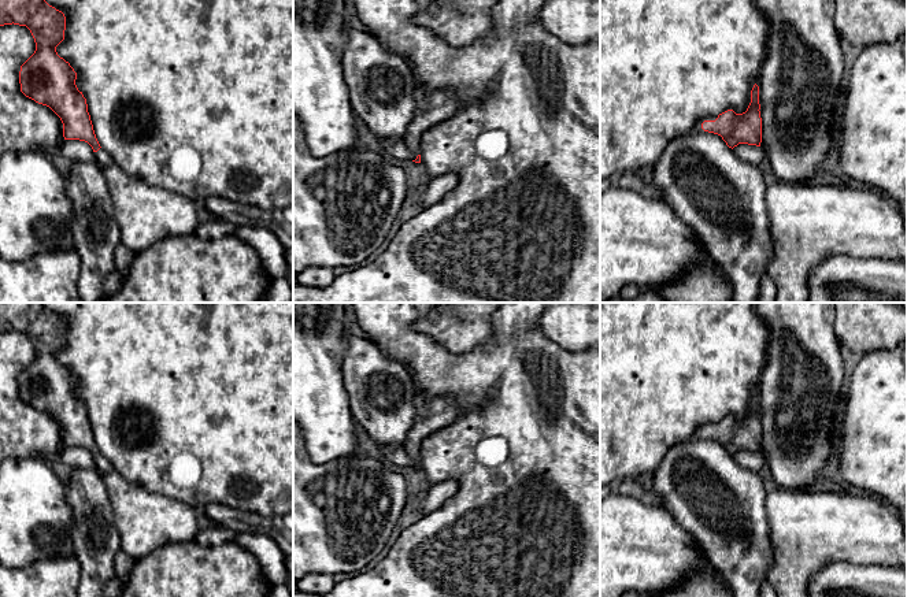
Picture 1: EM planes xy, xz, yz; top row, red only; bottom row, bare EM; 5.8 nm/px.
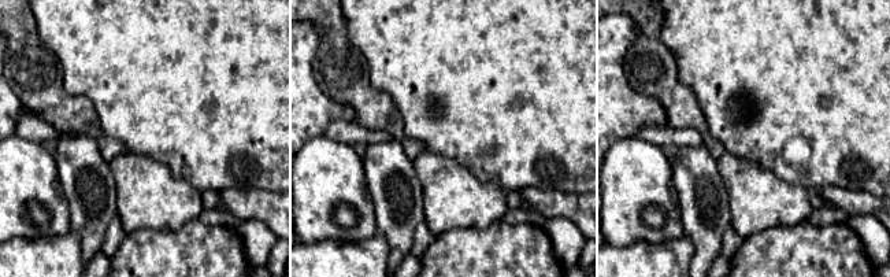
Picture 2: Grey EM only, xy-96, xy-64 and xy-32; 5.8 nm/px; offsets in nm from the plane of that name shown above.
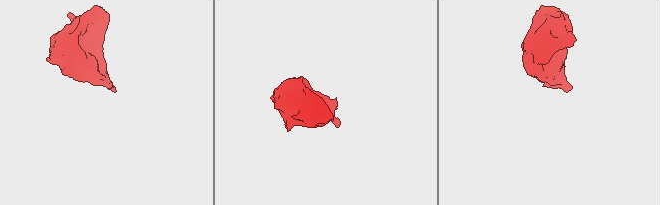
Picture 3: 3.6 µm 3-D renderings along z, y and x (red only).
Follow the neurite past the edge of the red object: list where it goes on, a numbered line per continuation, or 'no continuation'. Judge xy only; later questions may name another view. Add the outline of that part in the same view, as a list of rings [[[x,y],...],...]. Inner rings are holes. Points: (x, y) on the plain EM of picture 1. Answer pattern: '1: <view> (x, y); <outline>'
1: xy (103, 466); [[[100,455],[97,459],[95,459],[95,467],[96,470],[104,475],[114,471],[112,464],[108,459],[105,459],[103,455]]]

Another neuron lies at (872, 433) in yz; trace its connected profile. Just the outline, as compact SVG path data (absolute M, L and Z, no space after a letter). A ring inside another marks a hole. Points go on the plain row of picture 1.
M907 341L893 351L880 349L862 355L841 407L834 463L851 490L874 494L891 505L907 533Z

